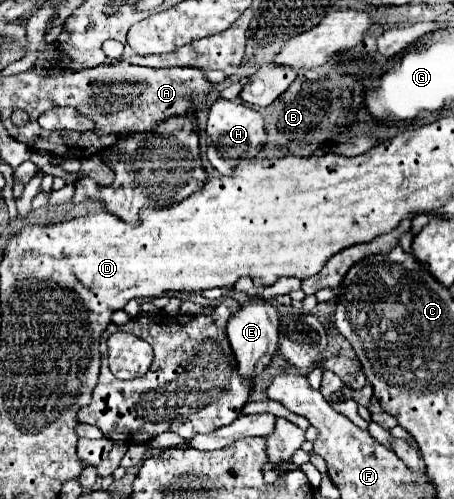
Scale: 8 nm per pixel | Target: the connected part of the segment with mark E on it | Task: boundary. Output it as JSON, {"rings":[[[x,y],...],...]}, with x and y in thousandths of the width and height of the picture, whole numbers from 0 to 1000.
{"rings":[[[570,593],[544,597],[544,605],[513,629],[500,645],[504,693],[522,721],[522,741],[531,745],[531,762],[553,762],[575,749],[610,705],[610,665],[615,665],[615,629],[610,617],[593,601],[570,601]]]}

